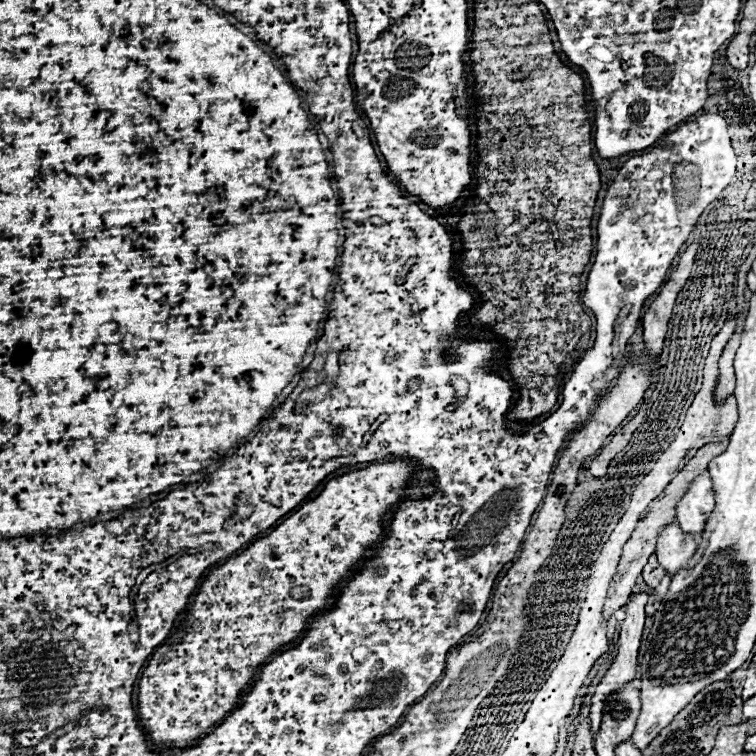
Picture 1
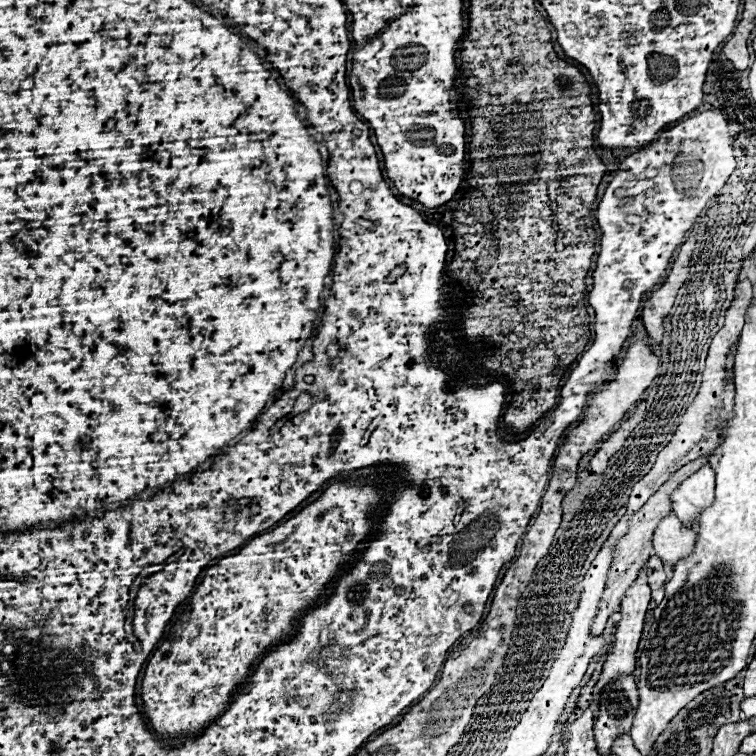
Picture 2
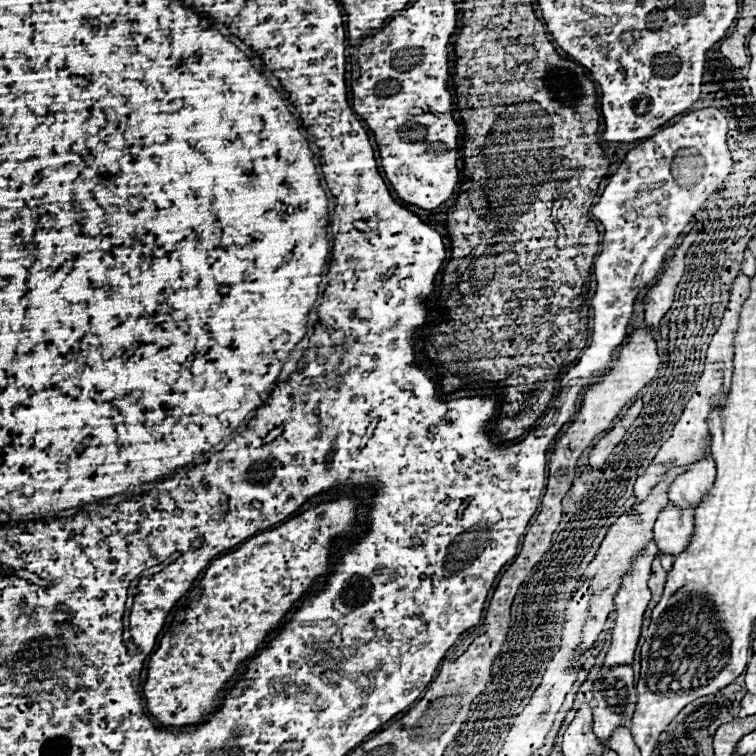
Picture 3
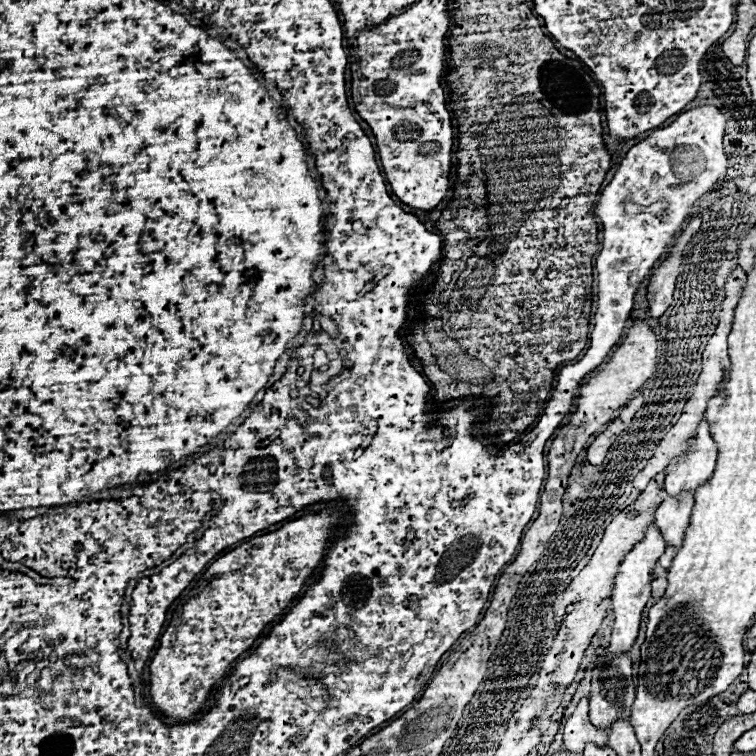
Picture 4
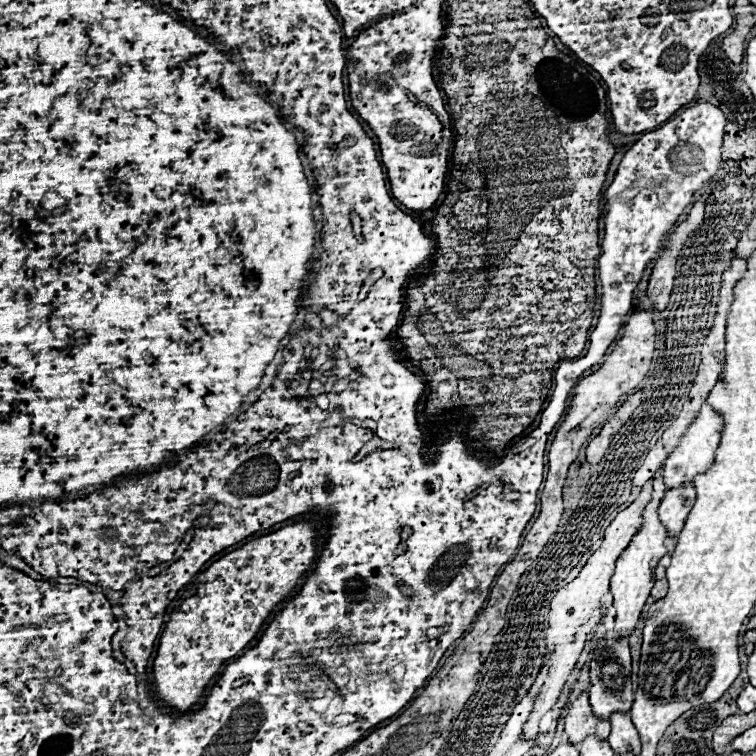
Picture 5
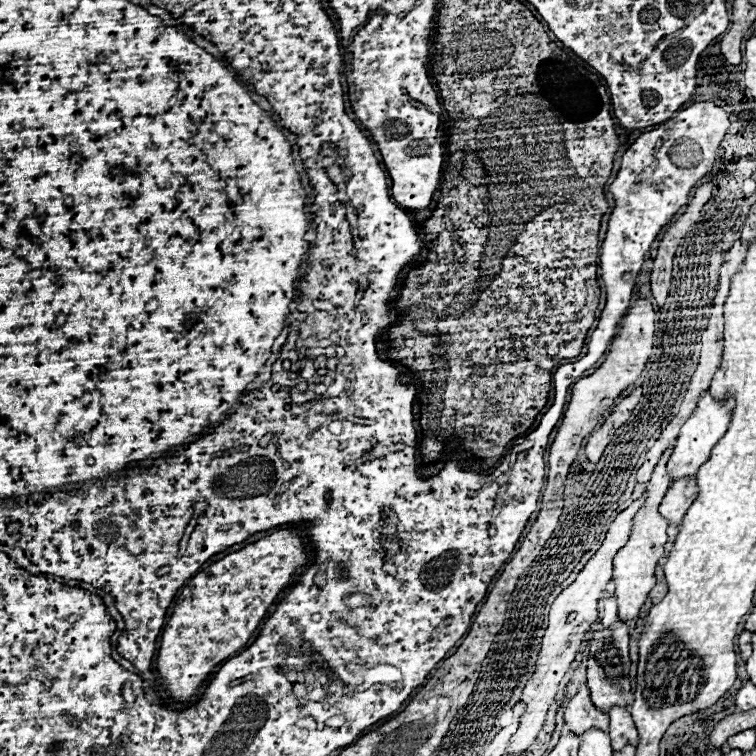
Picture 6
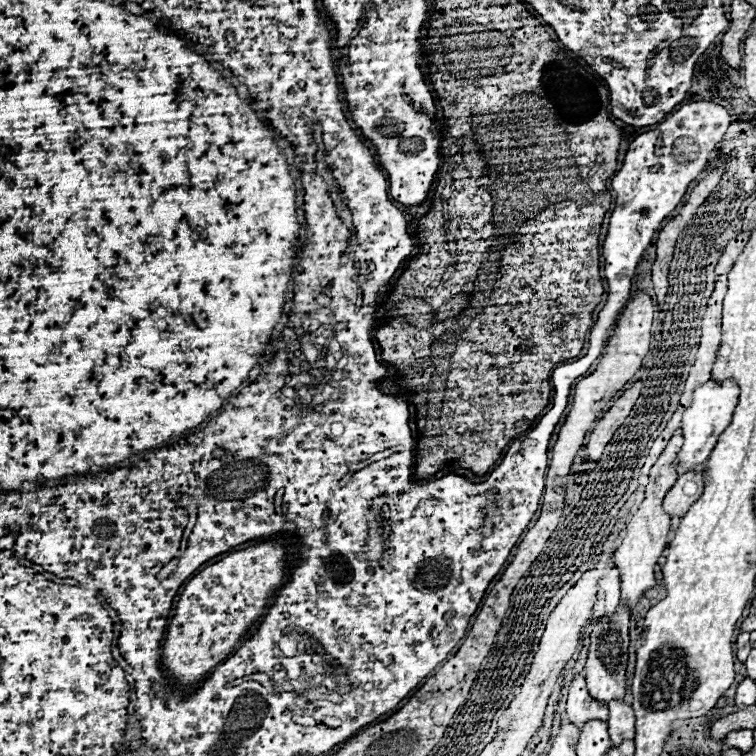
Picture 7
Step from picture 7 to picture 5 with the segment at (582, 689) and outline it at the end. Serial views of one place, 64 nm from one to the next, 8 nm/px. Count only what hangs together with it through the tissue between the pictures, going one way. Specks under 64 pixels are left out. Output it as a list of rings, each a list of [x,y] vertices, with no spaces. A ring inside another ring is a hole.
[[[582,692],[574,700],[568,714],[564,716],[564,730],[566,730],[566,736],[574,744],[580,744],[590,734],[606,738],[610,734],[610,722],[608,720],[598,720],[594,716],[594,712],[590,708],[590,702],[588,702],[588,692]]]

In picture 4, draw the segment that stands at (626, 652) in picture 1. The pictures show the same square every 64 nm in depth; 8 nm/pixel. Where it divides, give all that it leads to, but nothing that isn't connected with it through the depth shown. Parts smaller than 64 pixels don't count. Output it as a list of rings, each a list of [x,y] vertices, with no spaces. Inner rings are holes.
[[[652,522],[650,528],[646,530],[646,536],[622,560],[622,566],[618,570],[618,576],[614,578],[614,588],[612,588],[612,602],[614,602],[616,624],[614,624],[612,640],[610,640],[610,654],[628,652],[632,648],[632,644],[634,644],[634,640],[638,636],[642,610],[644,610],[644,606],[646,606],[646,602],[650,598],[650,582],[652,582],[654,566],[656,566],[658,558],[664,554],[664,548],[666,548],[666,542],[664,542],[658,526]]]

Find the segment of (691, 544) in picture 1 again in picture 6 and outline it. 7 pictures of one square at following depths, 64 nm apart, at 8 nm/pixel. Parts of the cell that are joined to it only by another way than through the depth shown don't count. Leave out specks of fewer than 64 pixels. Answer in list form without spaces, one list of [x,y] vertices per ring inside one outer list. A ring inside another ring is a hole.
[[[694,476],[676,480],[668,488],[668,492],[660,504],[662,516],[666,516],[666,520],[670,520],[672,524],[678,526],[682,522],[682,518],[686,516],[686,510],[690,508],[690,504],[696,500],[696,496],[698,496],[698,484],[696,484]]]

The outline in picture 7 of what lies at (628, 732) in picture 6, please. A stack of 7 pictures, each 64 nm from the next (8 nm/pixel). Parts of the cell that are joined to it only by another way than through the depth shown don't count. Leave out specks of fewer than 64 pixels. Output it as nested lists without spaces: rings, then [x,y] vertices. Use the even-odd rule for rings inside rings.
[[[610,700],[610,716],[608,716],[608,734],[612,744],[620,744],[622,740],[634,740],[634,710],[624,700]]]

